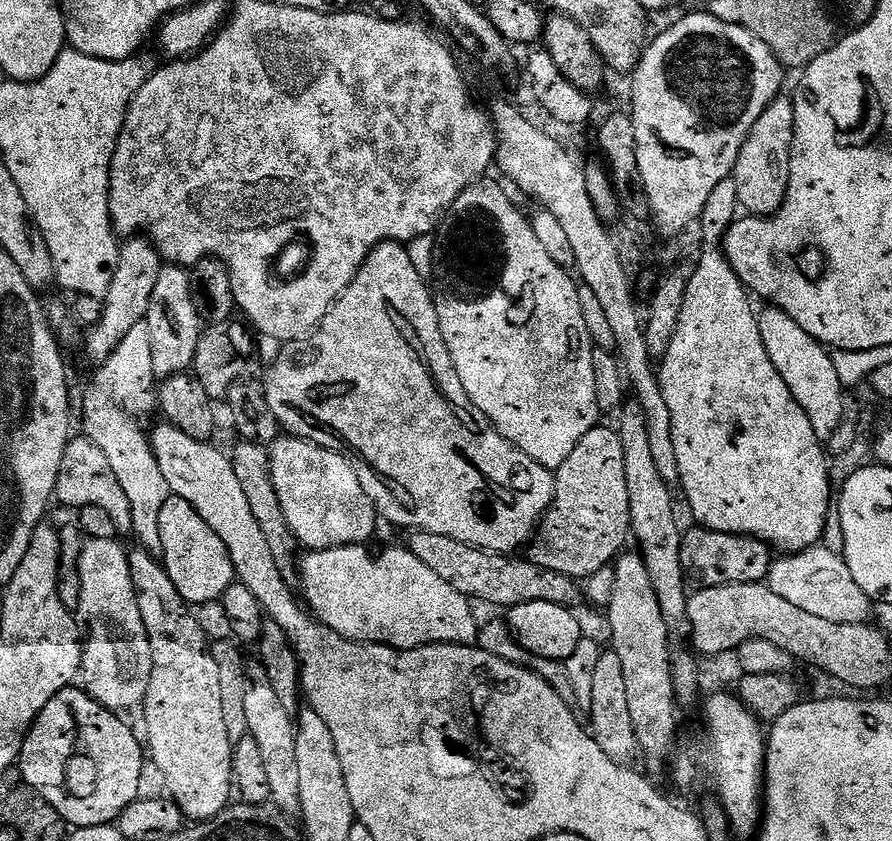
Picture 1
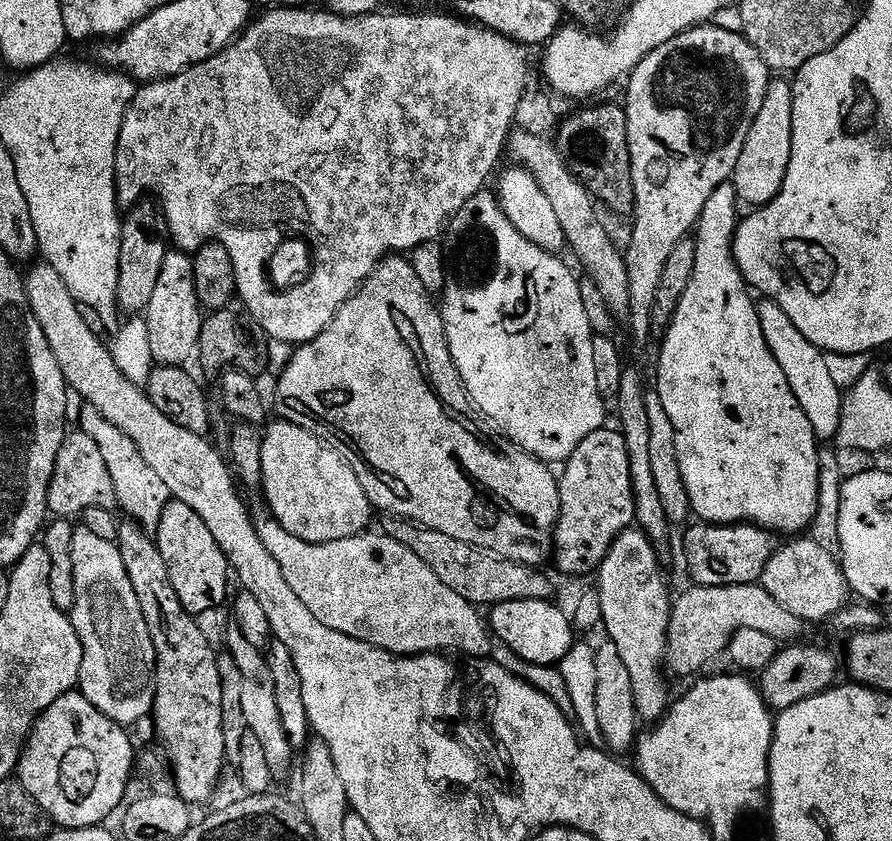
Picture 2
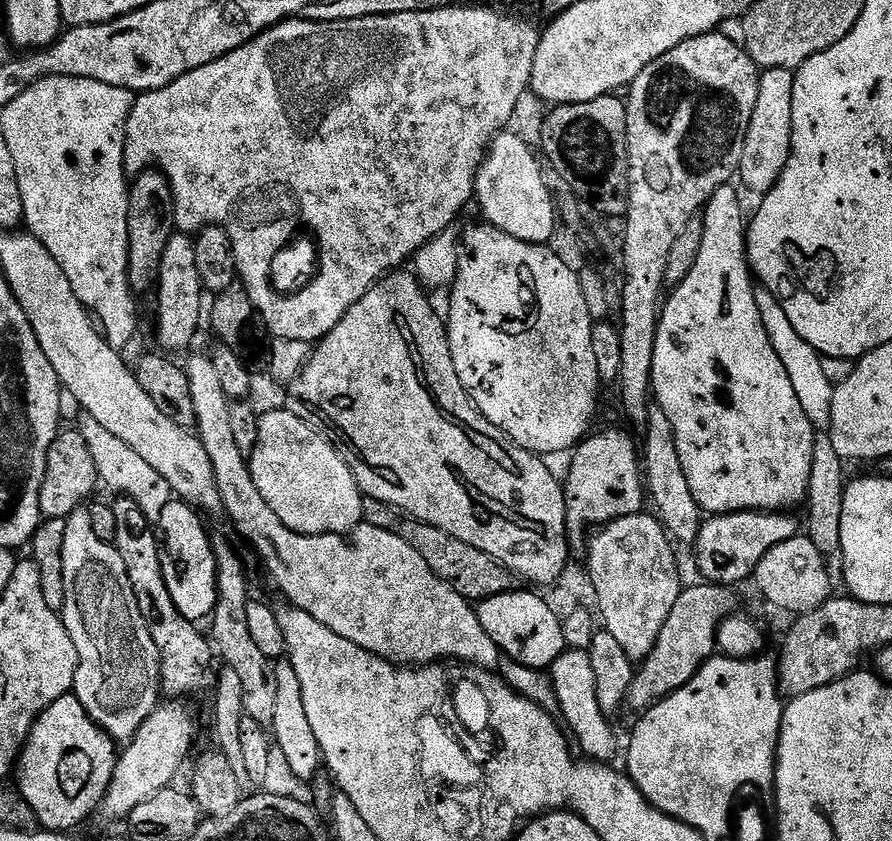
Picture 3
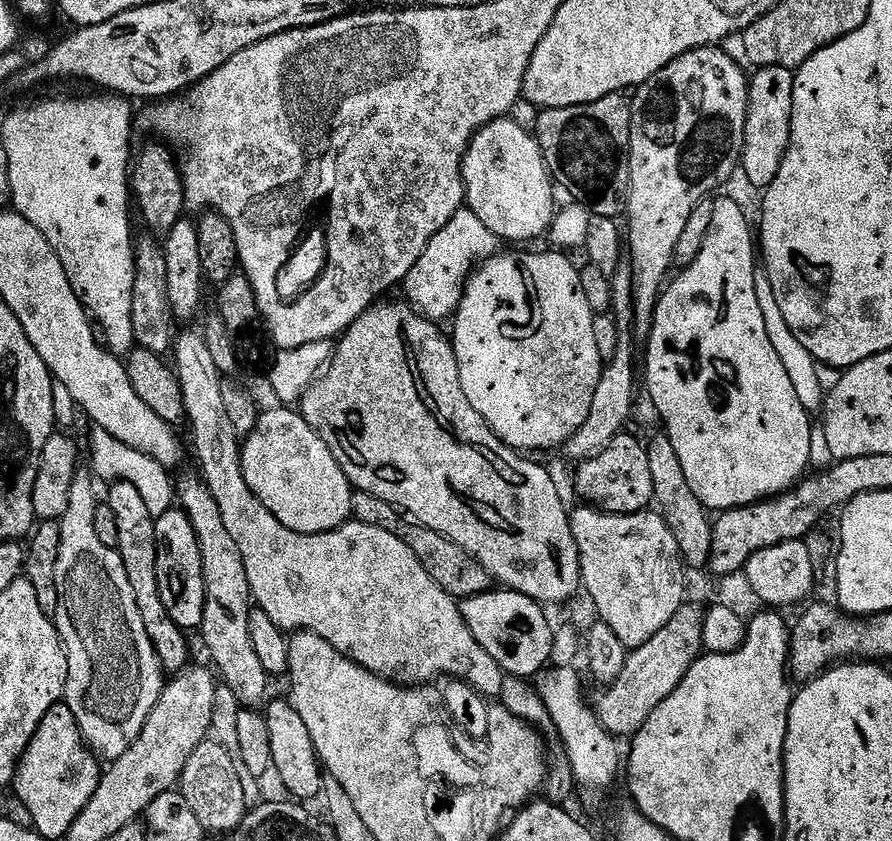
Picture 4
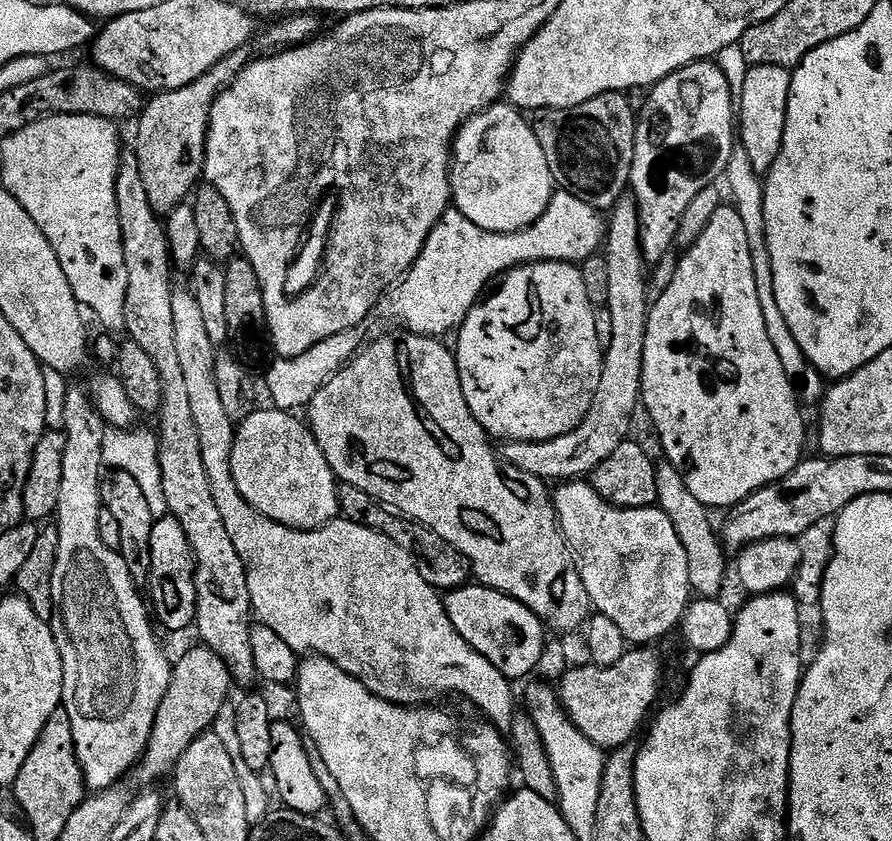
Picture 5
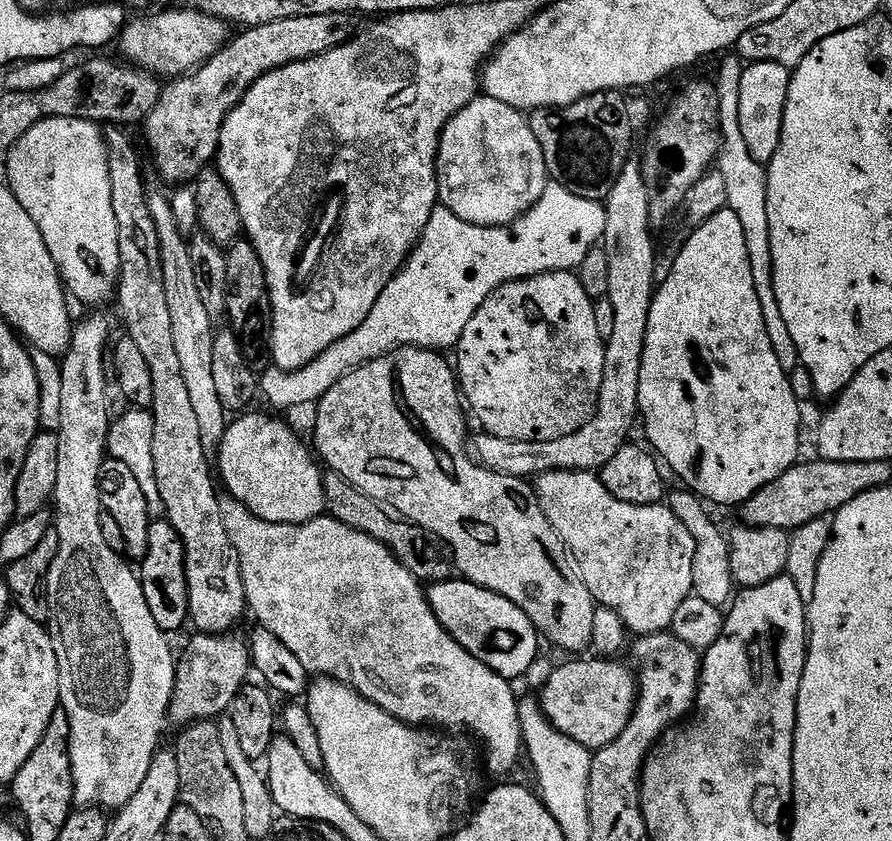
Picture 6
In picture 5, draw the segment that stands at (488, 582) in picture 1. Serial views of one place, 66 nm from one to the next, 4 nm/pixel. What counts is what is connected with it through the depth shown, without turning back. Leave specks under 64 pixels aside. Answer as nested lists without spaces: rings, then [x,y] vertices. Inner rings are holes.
[[[341,483],[338,491],[343,519],[372,528],[376,532],[381,532],[386,538],[398,542],[398,546],[402,546],[402,550],[406,550],[406,554],[414,558],[418,566],[418,574],[422,574],[422,578],[426,578],[426,582],[430,582],[432,588],[451,590],[463,588],[469,583],[470,569],[467,558],[454,546],[450,546],[446,538],[434,534],[434,530],[430,530],[426,525],[415,523],[397,514],[393,509],[374,502],[372,496],[366,494],[366,490],[358,490],[358,486]]]

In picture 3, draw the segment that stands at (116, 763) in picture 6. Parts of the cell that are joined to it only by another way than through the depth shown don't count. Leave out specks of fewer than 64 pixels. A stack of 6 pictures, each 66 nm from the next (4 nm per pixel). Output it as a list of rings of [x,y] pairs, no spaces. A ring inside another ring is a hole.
[[[80,507],[76,512],[71,512],[66,520],[66,539],[62,542],[62,578],[66,582],[66,602],[62,619],[66,630],[70,634],[70,642],[74,642],[74,650],[78,650],[78,670],[72,683],[74,695],[78,702],[90,714],[90,718],[102,731],[108,733],[117,742],[127,742],[136,735],[136,732],[146,722],[146,718],[154,711],[162,700],[160,686],[160,651],[154,646],[154,638],[150,638],[150,630],[142,618],[142,610],[138,610],[138,598],[134,598],[134,586],[130,586],[130,574],[126,574],[126,566],[122,563],[122,554],[118,554],[115,544],[102,542],[98,534],[94,534],[94,526],[90,523],[90,514],[87,507]]]

